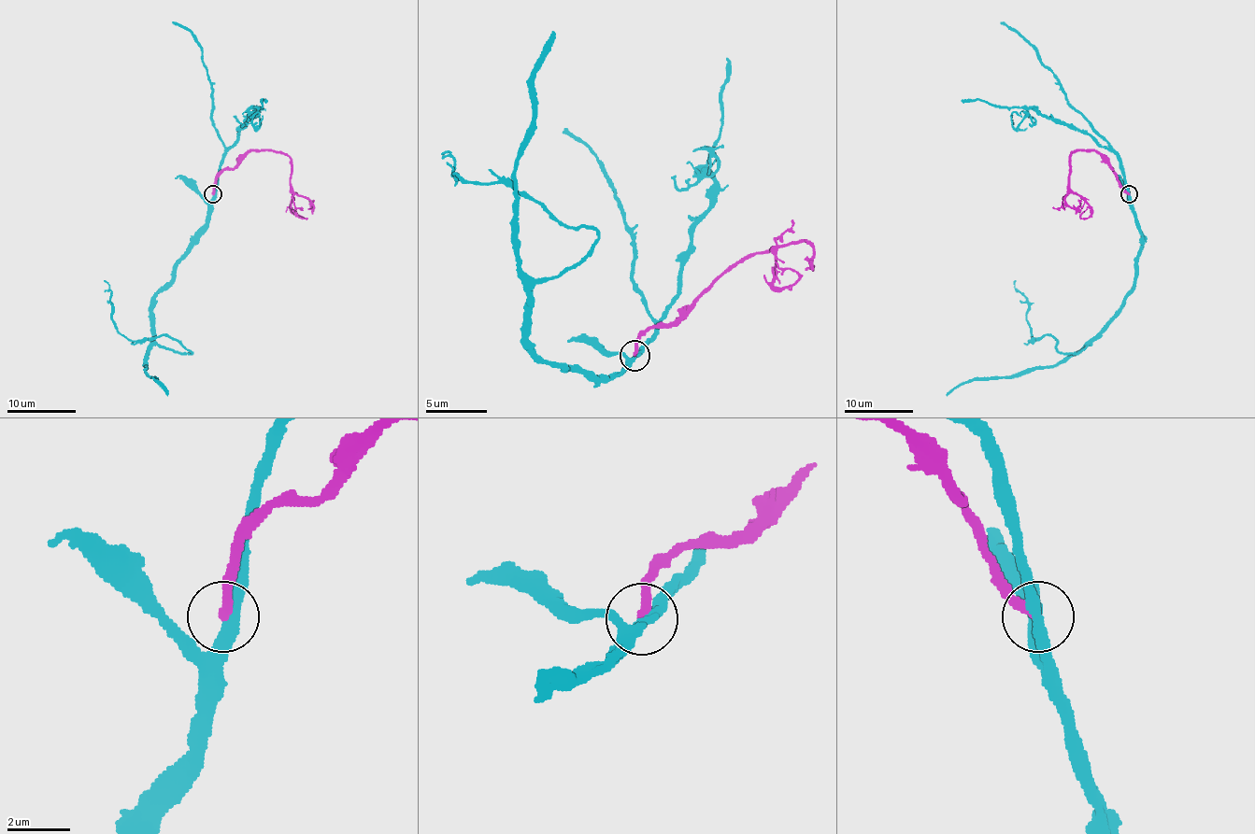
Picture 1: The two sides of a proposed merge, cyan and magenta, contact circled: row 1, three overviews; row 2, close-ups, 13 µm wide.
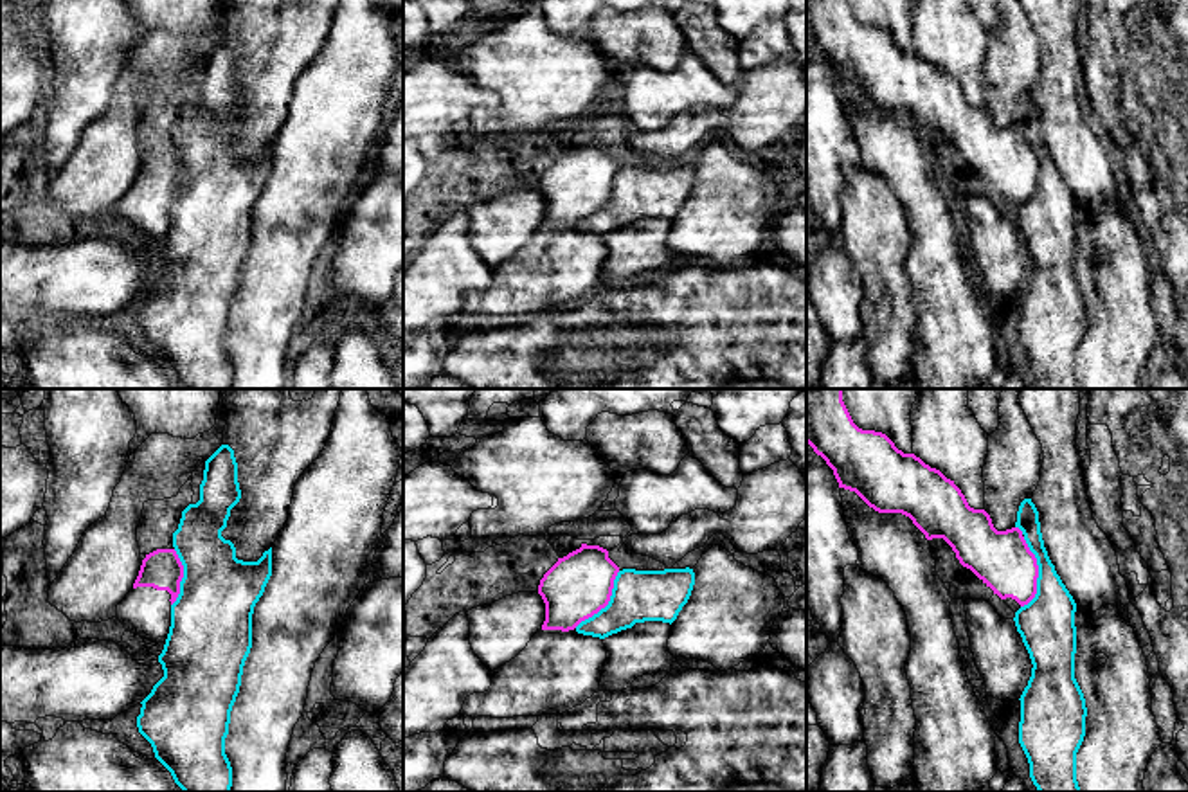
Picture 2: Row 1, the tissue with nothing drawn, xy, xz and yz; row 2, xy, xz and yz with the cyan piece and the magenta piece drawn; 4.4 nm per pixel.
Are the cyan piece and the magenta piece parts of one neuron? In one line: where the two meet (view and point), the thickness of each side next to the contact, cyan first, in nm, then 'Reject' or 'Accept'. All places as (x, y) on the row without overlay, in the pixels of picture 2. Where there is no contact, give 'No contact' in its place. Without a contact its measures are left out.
Touches cyan at yz (1039, 170). Thickness 260 nm (cyan) against 260 nm. Reject

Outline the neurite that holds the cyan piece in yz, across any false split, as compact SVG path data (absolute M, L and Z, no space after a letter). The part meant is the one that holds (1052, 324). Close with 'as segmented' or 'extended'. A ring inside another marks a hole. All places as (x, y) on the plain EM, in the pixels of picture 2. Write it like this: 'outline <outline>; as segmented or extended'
outline M1031 95L1021 99L1015 124L1039 162L1037 191L1013 214L1033 261L1019 295L1019 340L1039 389L1080 389L1076 349L1085 333L1087 304L1075 275L1076 200L1048 153Z; as segmented

